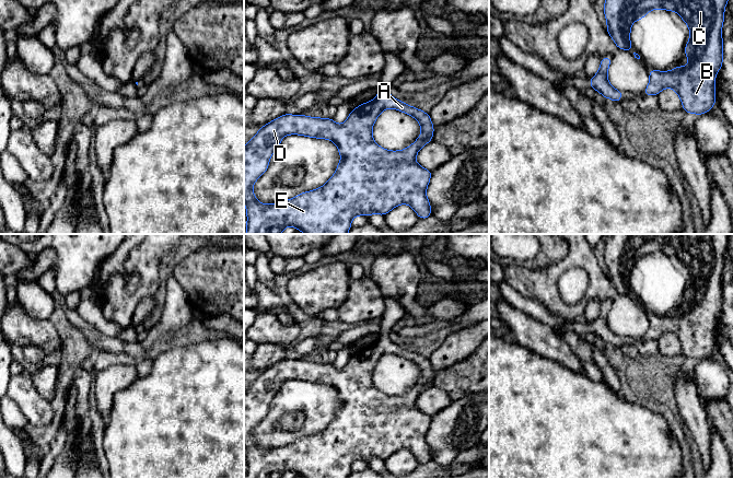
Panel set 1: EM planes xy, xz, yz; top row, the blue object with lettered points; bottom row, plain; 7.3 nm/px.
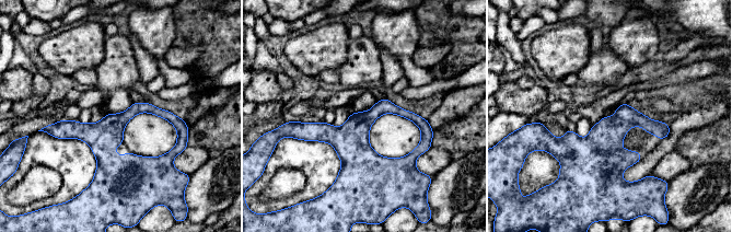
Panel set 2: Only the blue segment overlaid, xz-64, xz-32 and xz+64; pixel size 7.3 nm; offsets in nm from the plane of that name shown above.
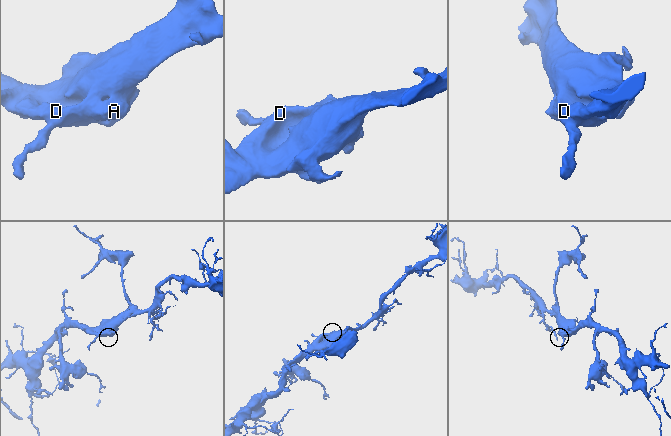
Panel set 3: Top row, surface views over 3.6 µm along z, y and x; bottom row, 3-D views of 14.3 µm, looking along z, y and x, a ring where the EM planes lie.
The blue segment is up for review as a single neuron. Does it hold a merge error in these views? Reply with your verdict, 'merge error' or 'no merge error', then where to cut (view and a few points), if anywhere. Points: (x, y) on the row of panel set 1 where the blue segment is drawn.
no merge error; cut none

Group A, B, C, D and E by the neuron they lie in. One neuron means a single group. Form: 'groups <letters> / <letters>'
groups A B C D E

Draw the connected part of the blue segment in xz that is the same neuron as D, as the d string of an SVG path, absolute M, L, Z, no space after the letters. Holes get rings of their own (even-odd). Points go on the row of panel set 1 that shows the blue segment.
M381 89L374 100L359 105L352 109L342 125L337 125L331 118L316 118L304 115L284 114L263 126L244 147L244 203L246 206L247 224L246 234L281 234L287 226L294 226L305 234L347 234L351 229L351 220L356 215L382 214L386 215L393 208L406 203L409 205L419 219L431 215L431 206L426 190L429 185L432 171L417 164L418 151L428 142L432 141L434 127L430 115L416 107L405 104L391 96L388 90ZM386 108L394 108L416 118L421 126L420 137L407 149L388 151L375 143L372 137L372 128L377 116ZM287 135L301 135L317 139L328 139L336 143L341 161L337 165L336 173L328 182L315 190L305 191L299 196L277 203L263 205L254 196L253 184L267 171L269 160L279 147L282 138Z

